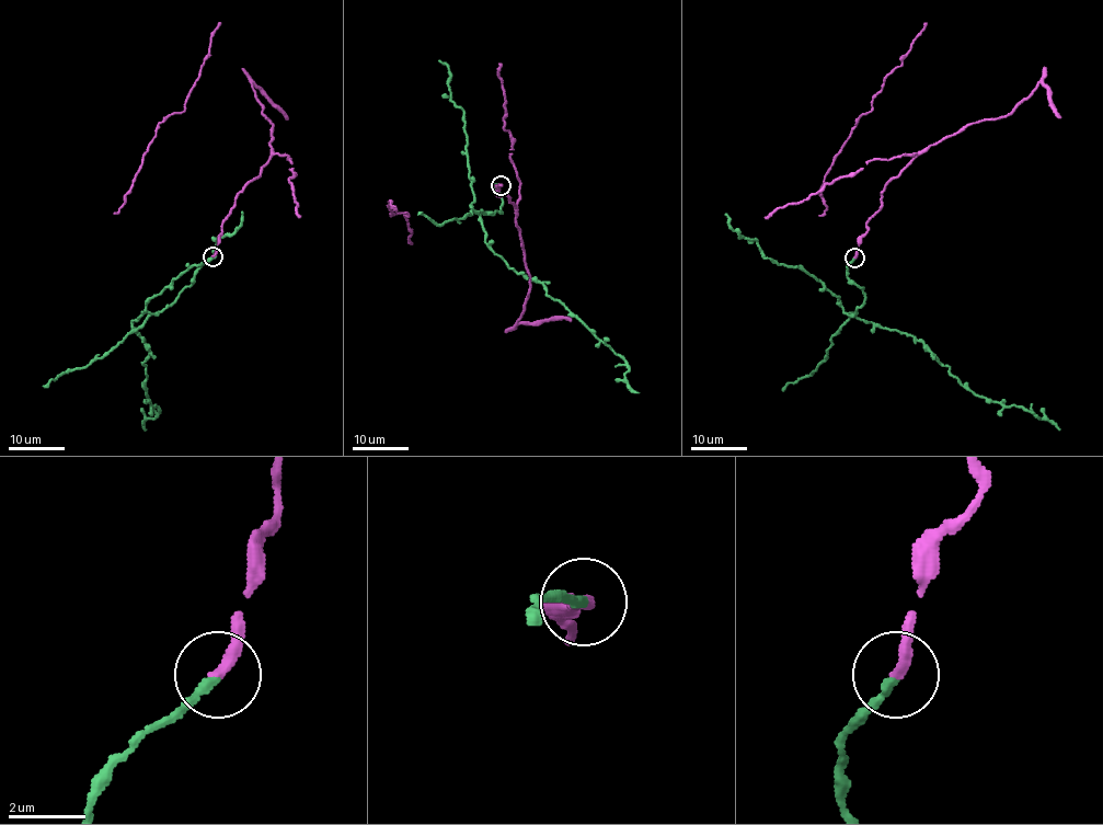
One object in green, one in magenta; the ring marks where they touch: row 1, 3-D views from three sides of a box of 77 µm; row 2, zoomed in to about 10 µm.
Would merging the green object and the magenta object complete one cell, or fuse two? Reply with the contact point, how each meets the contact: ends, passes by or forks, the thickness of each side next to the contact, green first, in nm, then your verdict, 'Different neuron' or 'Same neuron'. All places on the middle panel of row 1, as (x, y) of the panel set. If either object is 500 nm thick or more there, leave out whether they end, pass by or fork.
Place: (501, 185). At the ring green ends. At the ring magenta ends. Thickness 240 nm (green) against 300 nm. Different neuron

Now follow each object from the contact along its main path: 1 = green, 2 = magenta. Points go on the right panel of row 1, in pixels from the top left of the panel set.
1: (856, 259), (847, 275), (865, 298), (848, 316), (908, 333), (981, 397), (1020, 405), (1060, 430)
2: (856, 256), (859, 240), (881, 204), (886, 183), (914, 158), (971, 124), (1009, 115), (1040, 81), (1061, 117)

